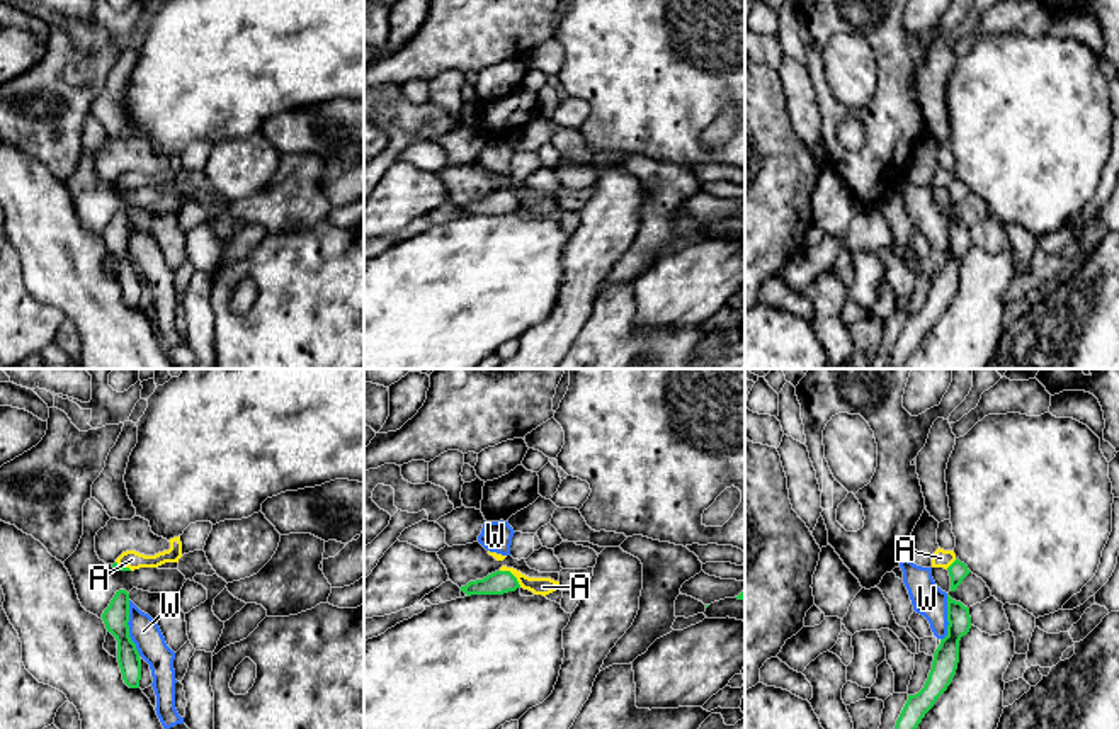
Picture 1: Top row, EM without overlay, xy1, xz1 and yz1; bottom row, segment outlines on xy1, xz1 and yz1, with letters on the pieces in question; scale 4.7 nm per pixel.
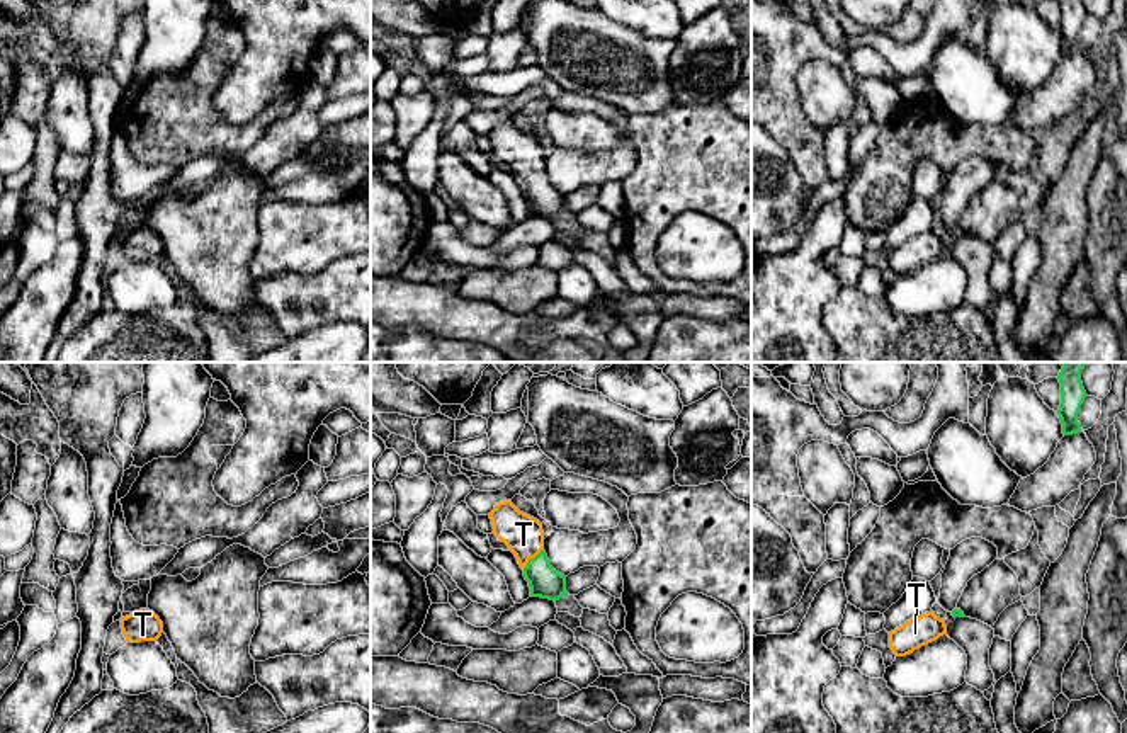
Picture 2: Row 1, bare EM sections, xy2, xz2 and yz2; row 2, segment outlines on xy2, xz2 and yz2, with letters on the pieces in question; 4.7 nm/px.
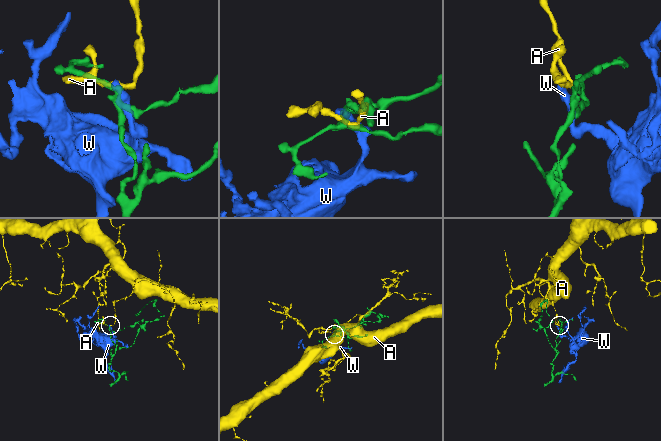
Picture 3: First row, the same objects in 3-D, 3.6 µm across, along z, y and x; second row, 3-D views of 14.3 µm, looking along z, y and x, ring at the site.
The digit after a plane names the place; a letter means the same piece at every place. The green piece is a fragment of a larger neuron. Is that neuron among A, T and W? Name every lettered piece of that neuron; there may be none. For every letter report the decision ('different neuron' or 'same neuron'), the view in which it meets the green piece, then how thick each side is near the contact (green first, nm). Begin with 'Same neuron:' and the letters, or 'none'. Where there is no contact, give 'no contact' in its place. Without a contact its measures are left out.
Same neuron: T
A: different neuron; meets green in xz1; 110 nm thick on the green side, 80 nm on the other
T: same neuron; meets green in xz2; 150 nm thick on the green side, 180 nm on the other
W: different neuron; meets green in xy1; 120 nm thick on the green side, 140 nm on the other

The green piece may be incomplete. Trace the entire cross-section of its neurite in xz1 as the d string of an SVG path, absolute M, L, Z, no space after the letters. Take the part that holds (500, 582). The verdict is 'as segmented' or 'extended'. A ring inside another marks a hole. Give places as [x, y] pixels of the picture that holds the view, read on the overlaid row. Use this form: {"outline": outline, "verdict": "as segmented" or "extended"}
{"outline": "M495 571L483 579L469 581L461 586L468 596L471 595L503 595L520 588L517 578L510 571Z", "verdict": "as segmented"}

